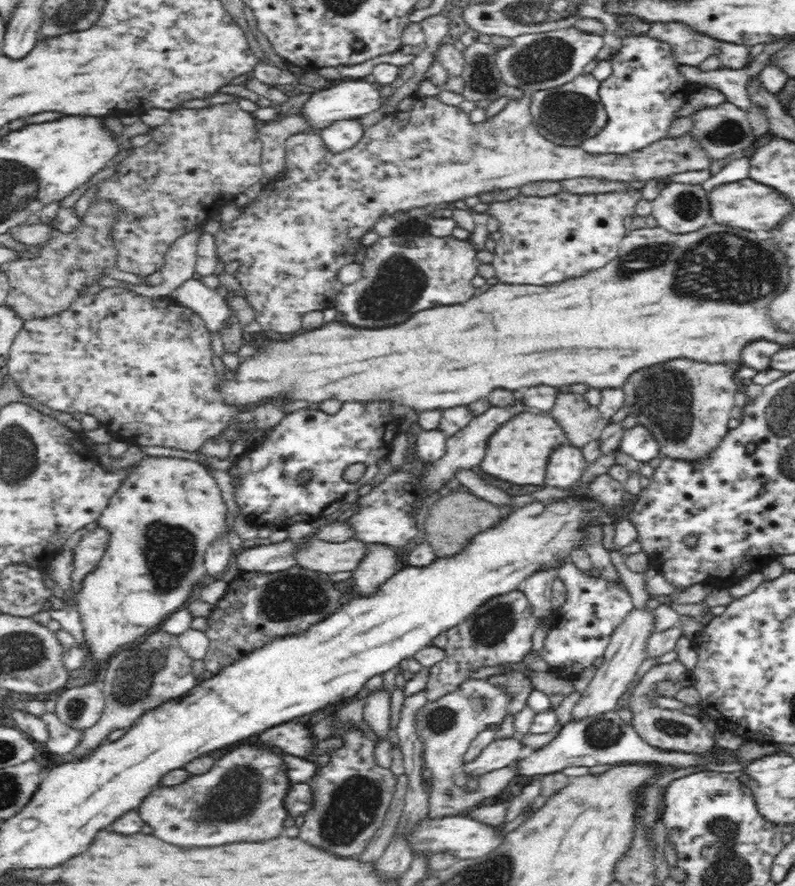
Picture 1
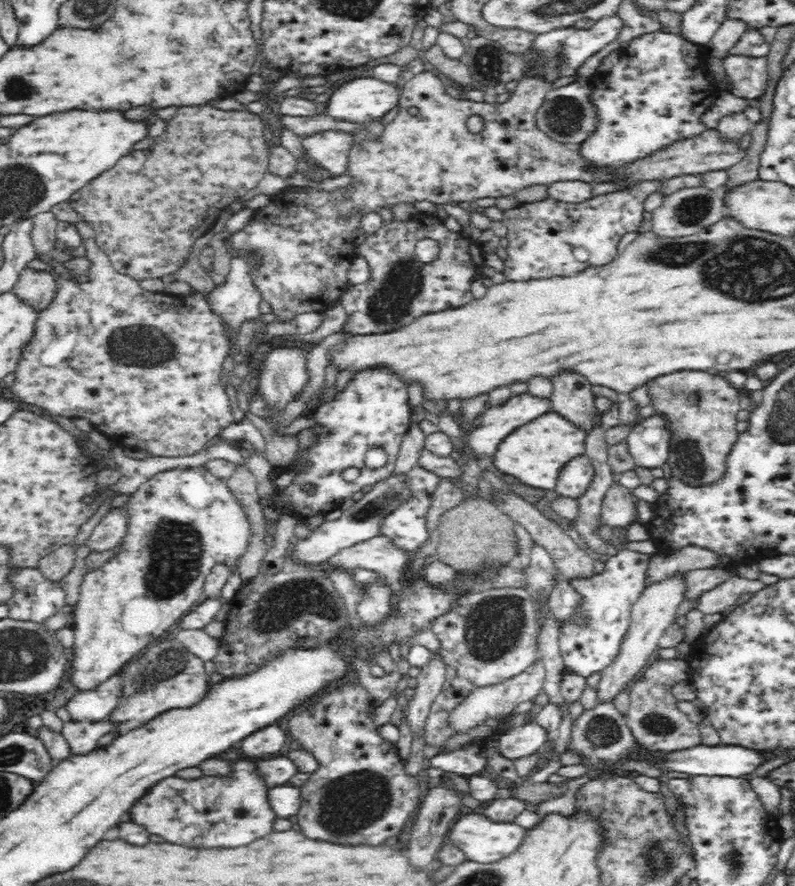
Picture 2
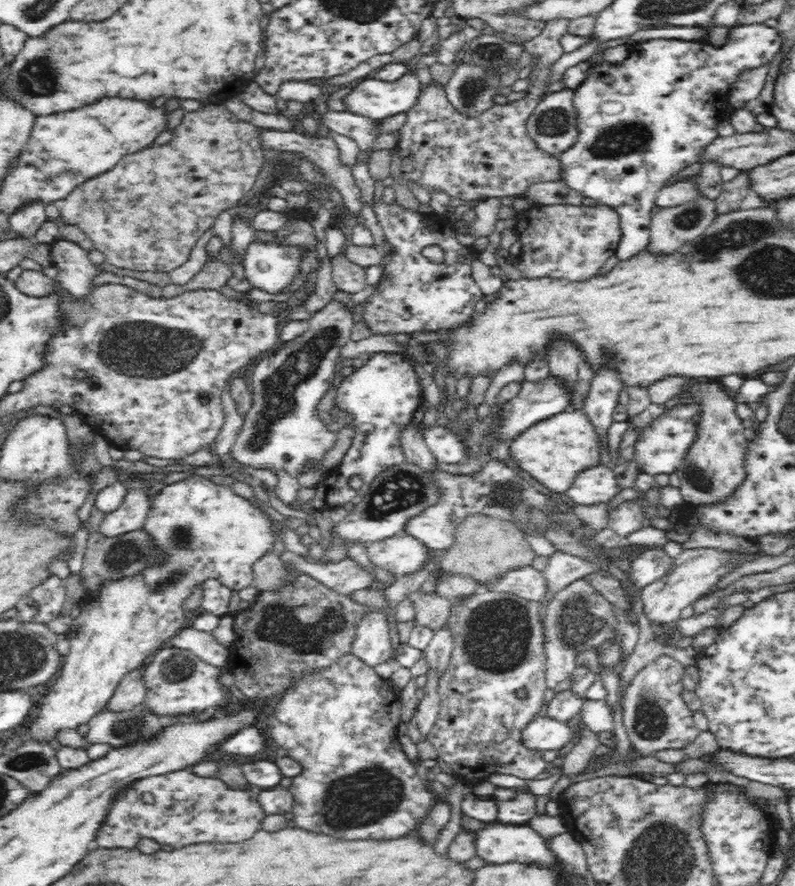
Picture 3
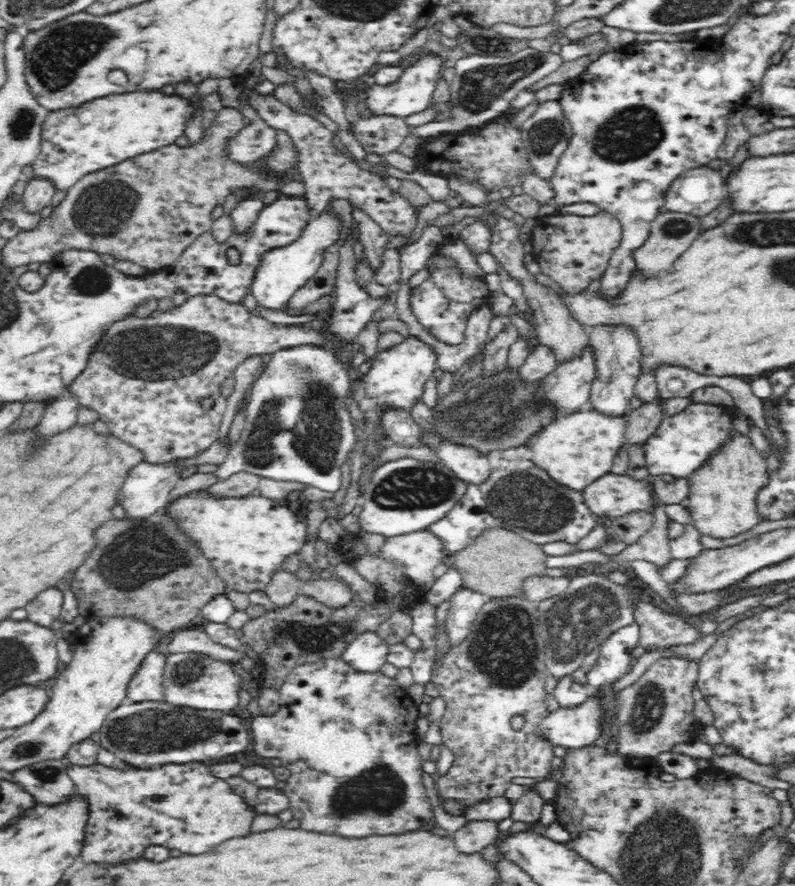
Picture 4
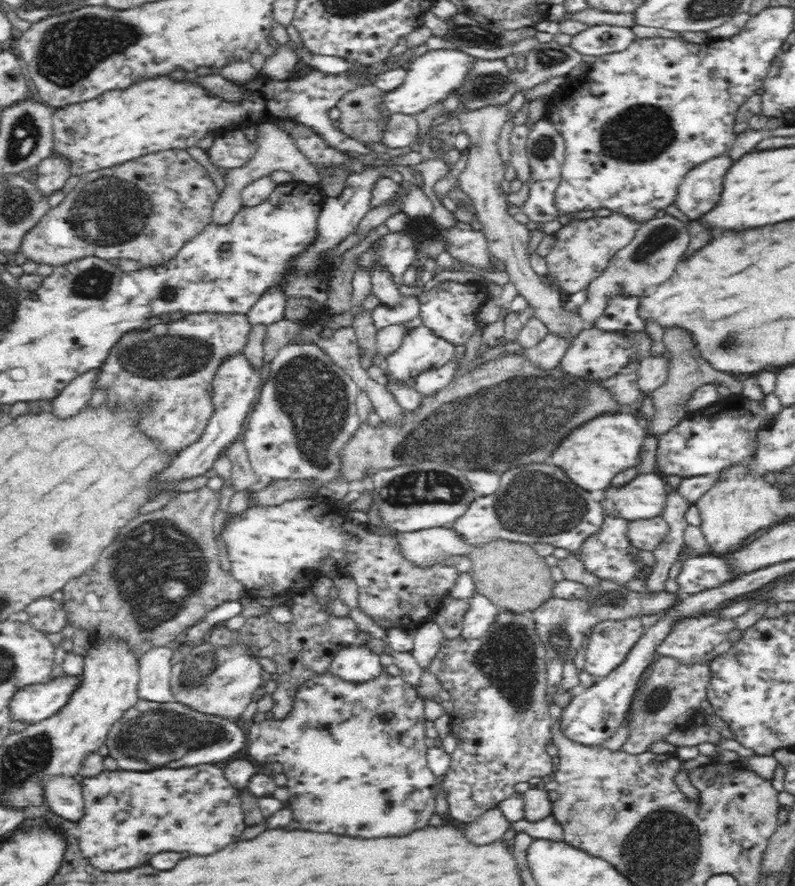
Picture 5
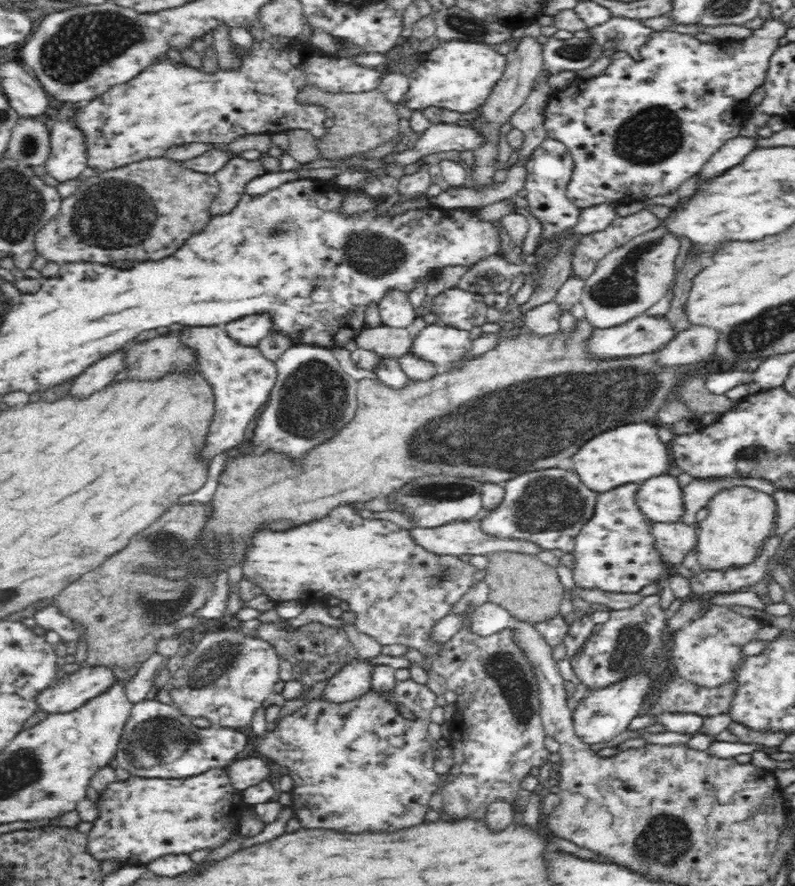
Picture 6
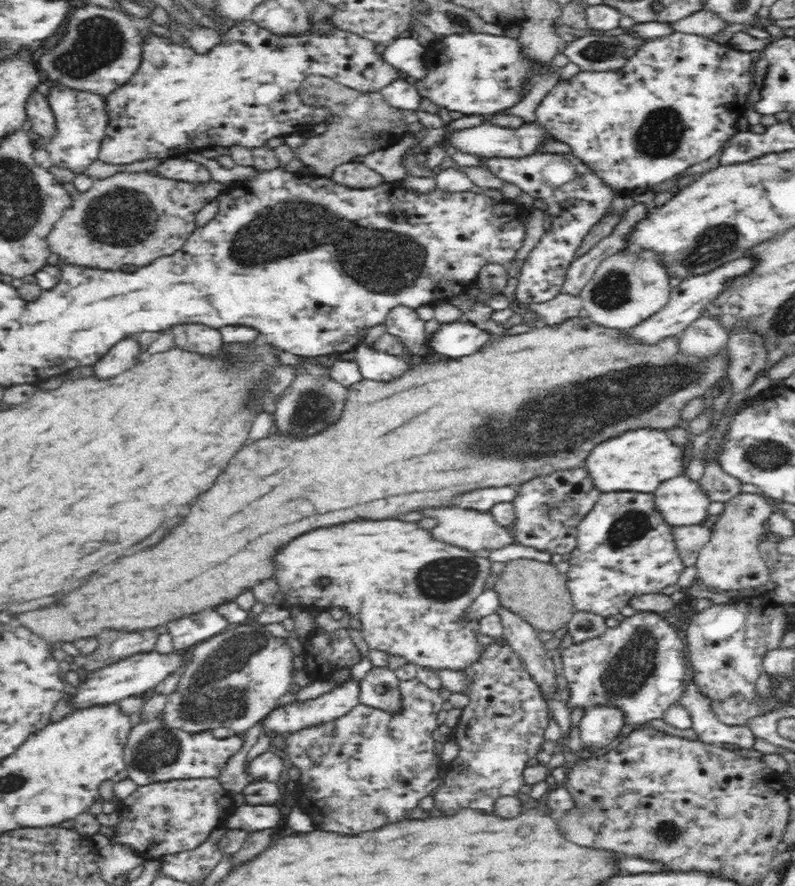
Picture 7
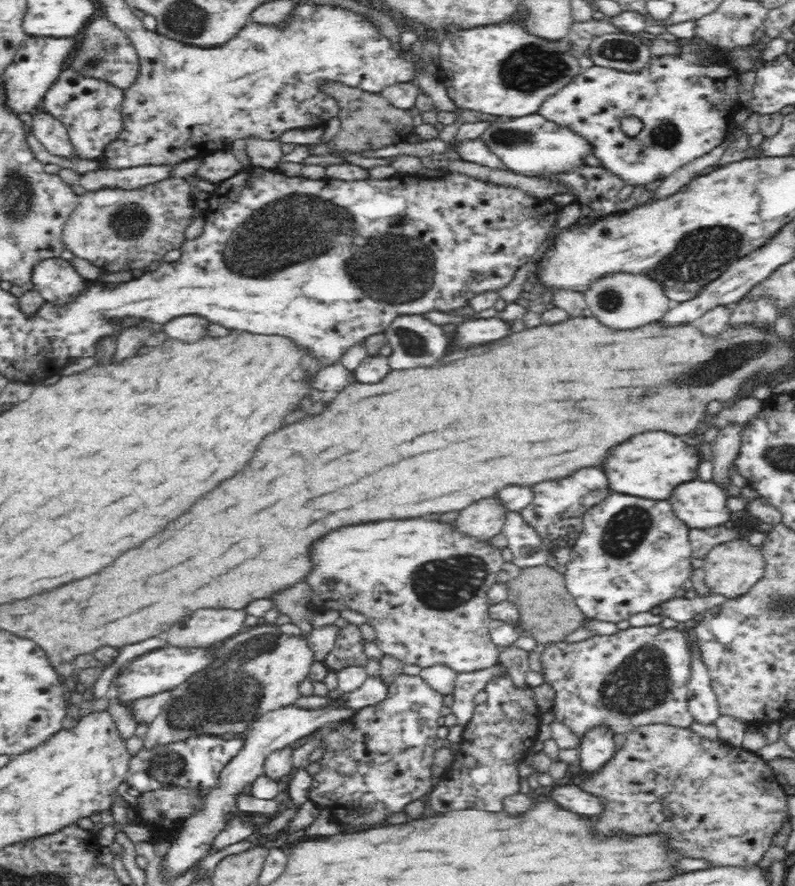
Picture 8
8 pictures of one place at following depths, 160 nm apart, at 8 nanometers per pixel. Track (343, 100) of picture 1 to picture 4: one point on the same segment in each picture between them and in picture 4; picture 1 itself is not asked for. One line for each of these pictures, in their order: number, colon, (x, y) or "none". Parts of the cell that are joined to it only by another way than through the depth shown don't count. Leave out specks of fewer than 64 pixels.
2: (365, 98)
3: (375, 98)
4: (411, 93)

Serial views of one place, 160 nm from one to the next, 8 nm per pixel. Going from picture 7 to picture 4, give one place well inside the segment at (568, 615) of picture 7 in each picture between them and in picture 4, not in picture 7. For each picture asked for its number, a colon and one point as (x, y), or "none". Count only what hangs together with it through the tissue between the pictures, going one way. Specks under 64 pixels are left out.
4: (498, 564)
5: (512, 575)
6: (529, 589)

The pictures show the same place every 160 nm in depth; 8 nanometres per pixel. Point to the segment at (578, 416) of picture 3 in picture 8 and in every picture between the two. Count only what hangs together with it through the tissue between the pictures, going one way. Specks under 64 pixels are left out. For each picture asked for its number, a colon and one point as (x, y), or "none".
4: (579, 449)
5: (606, 446)
6: (632, 455)
7: (639, 461)
8: (653, 465)

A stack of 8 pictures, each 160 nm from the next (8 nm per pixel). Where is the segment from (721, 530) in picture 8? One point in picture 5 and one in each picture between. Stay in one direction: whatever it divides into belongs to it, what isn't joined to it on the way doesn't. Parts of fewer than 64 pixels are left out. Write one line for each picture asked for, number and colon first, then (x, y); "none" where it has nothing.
5: (648, 534)
6: (675, 541)
7: (691, 539)

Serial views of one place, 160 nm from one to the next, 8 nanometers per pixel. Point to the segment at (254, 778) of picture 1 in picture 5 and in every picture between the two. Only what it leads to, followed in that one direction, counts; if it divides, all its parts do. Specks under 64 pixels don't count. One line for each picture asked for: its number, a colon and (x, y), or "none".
2: (210, 812)
3: (177, 809)
4: (183, 807)
5: (129, 817)

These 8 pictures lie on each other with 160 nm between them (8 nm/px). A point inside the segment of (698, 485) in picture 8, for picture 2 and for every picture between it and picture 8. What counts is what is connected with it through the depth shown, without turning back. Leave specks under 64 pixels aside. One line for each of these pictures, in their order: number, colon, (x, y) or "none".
2: (578, 476)
3: (597, 485)
4: (613, 496)
5: (645, 498)
6: (661, 499)
7: (683, 502)

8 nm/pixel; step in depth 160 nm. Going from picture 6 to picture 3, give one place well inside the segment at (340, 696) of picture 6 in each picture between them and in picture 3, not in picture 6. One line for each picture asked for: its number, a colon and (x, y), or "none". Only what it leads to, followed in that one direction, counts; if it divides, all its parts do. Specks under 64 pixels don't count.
3: (372, 645)
4: (367, 653)
5: (356, 664)

